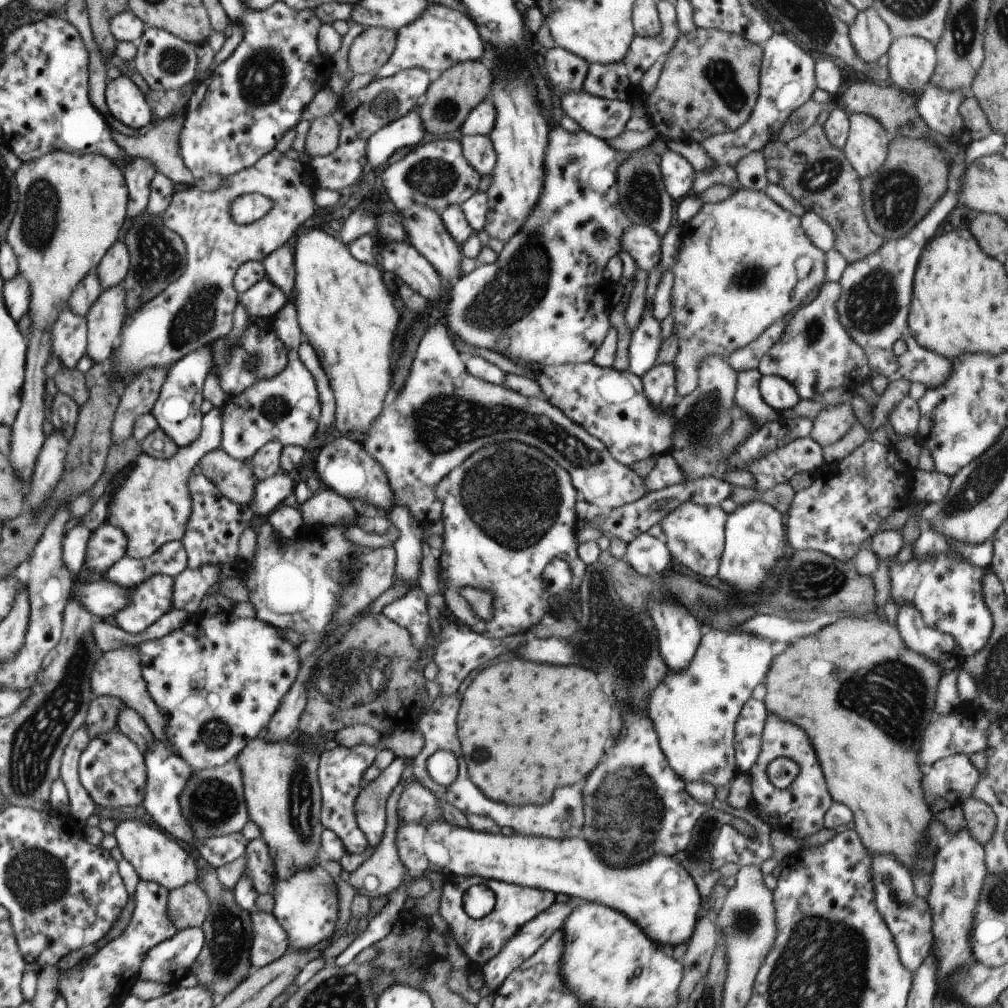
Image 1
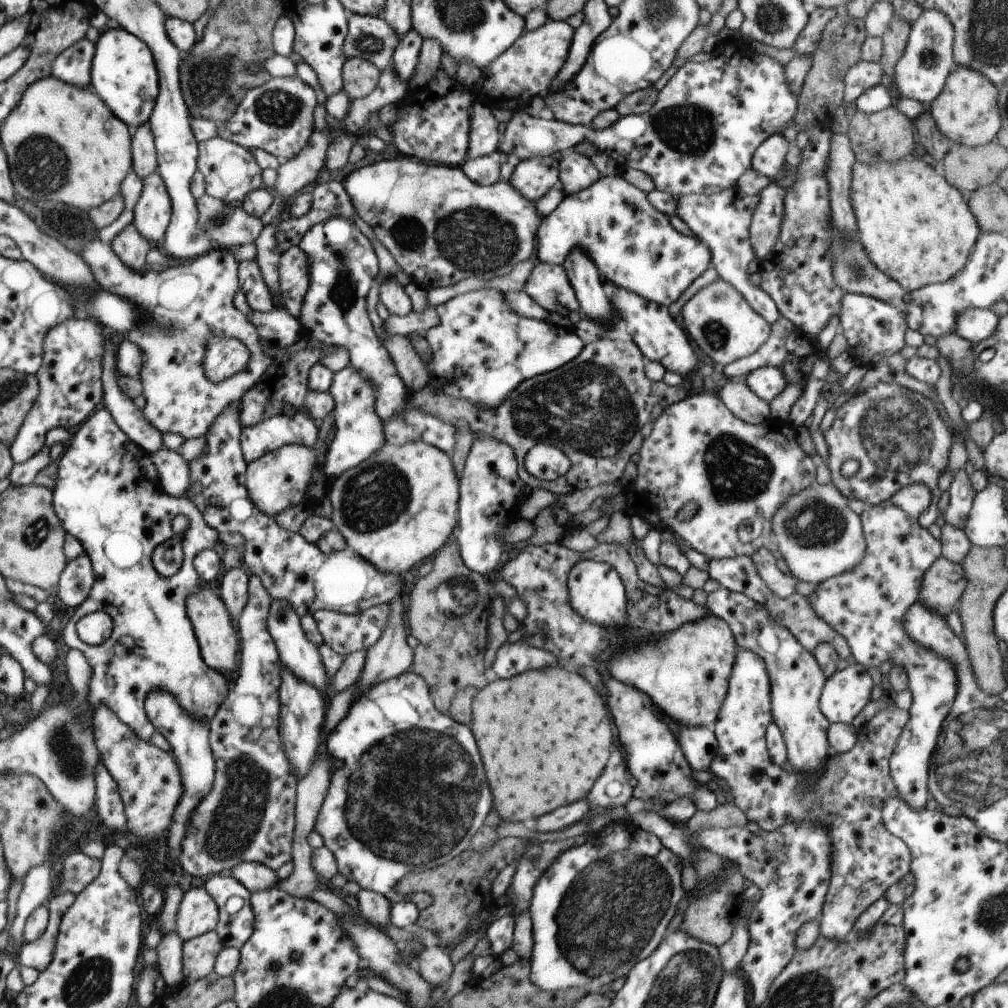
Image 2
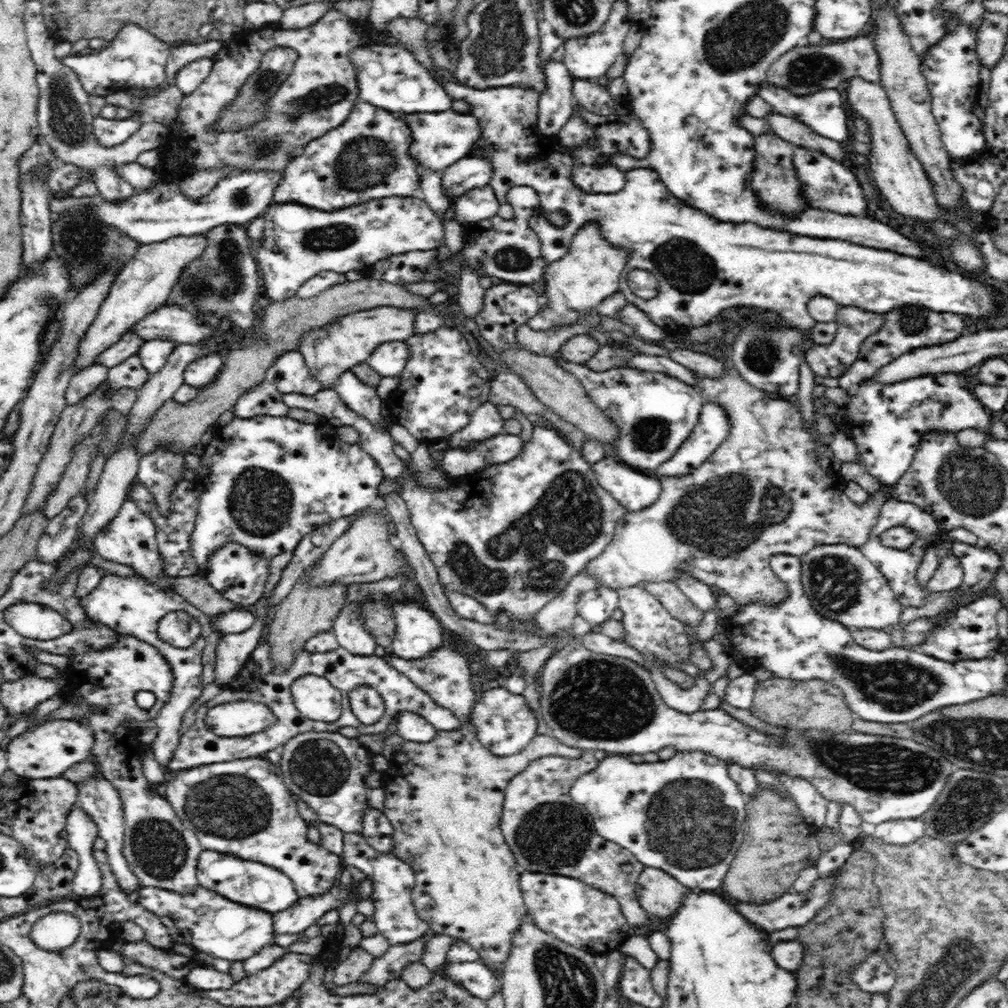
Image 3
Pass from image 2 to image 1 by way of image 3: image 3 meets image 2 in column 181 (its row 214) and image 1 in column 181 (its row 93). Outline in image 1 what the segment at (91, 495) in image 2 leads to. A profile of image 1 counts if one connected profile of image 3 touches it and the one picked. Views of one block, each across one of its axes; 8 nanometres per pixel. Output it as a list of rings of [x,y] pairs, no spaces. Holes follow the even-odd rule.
[[[212,407],[202,416],[199,436],[193,444],[178,448],[168,459],[157,459],[141,452],[135,460],[131,460],[131,464],[127,464],[128,473],[115,488],[112,485],[113,480],[107,482],[107,523],[125,533],[125,556],[143,560],[149,558],[162,544],[183,538],[188,520],[192,516],[189,475],[197,469],[200,458],[206,452],[219,448],[222,423],[222,411]]]

